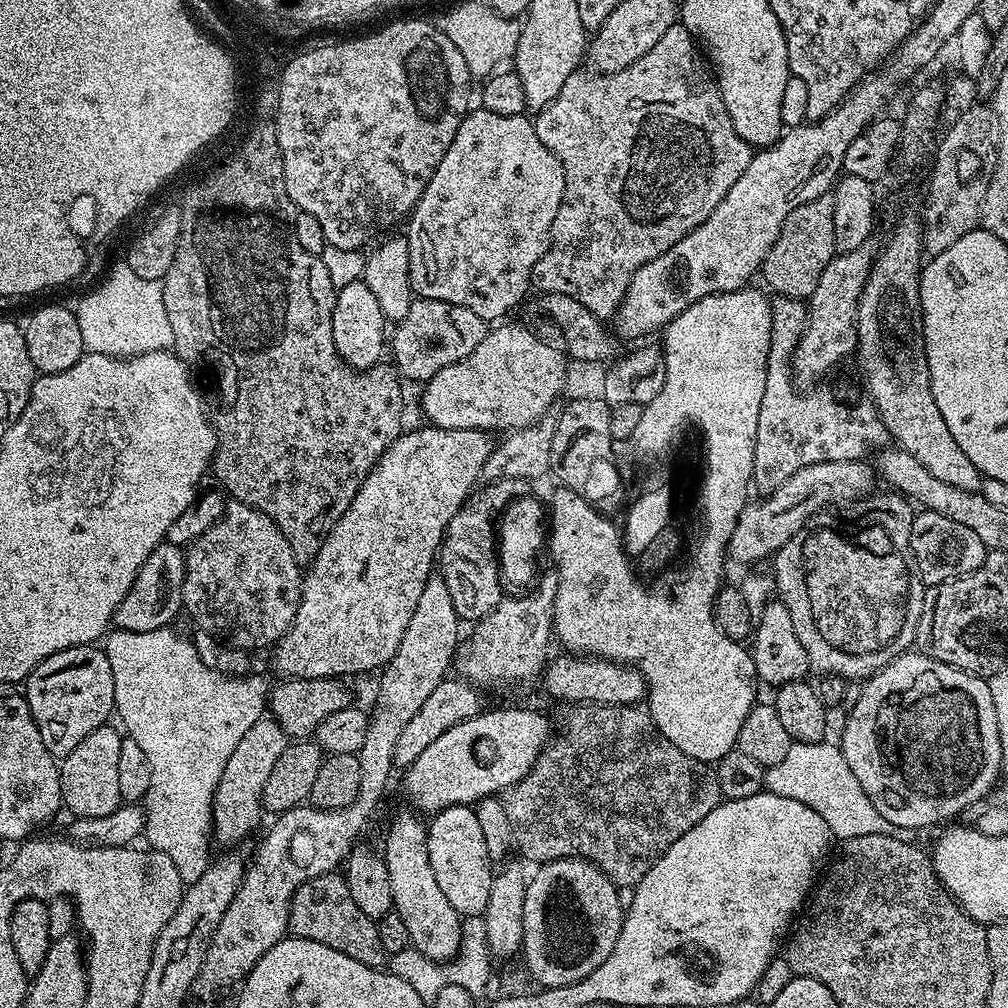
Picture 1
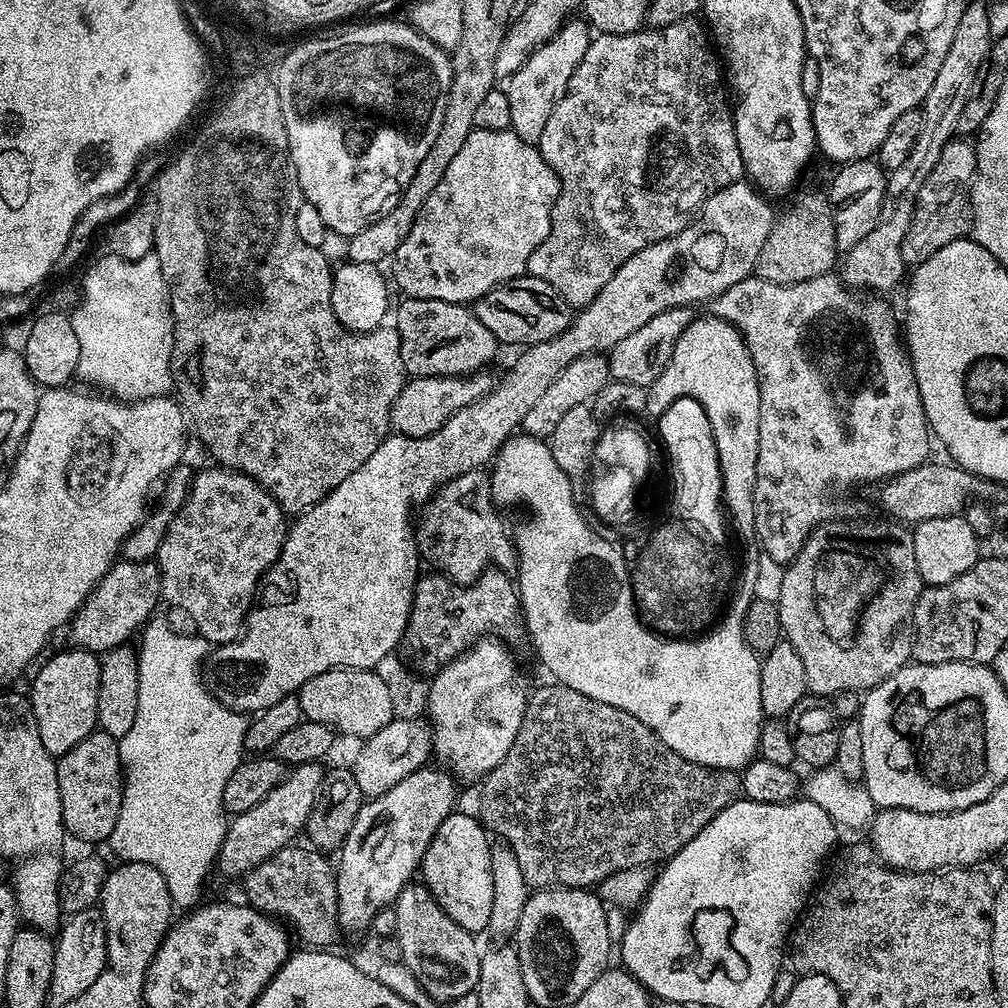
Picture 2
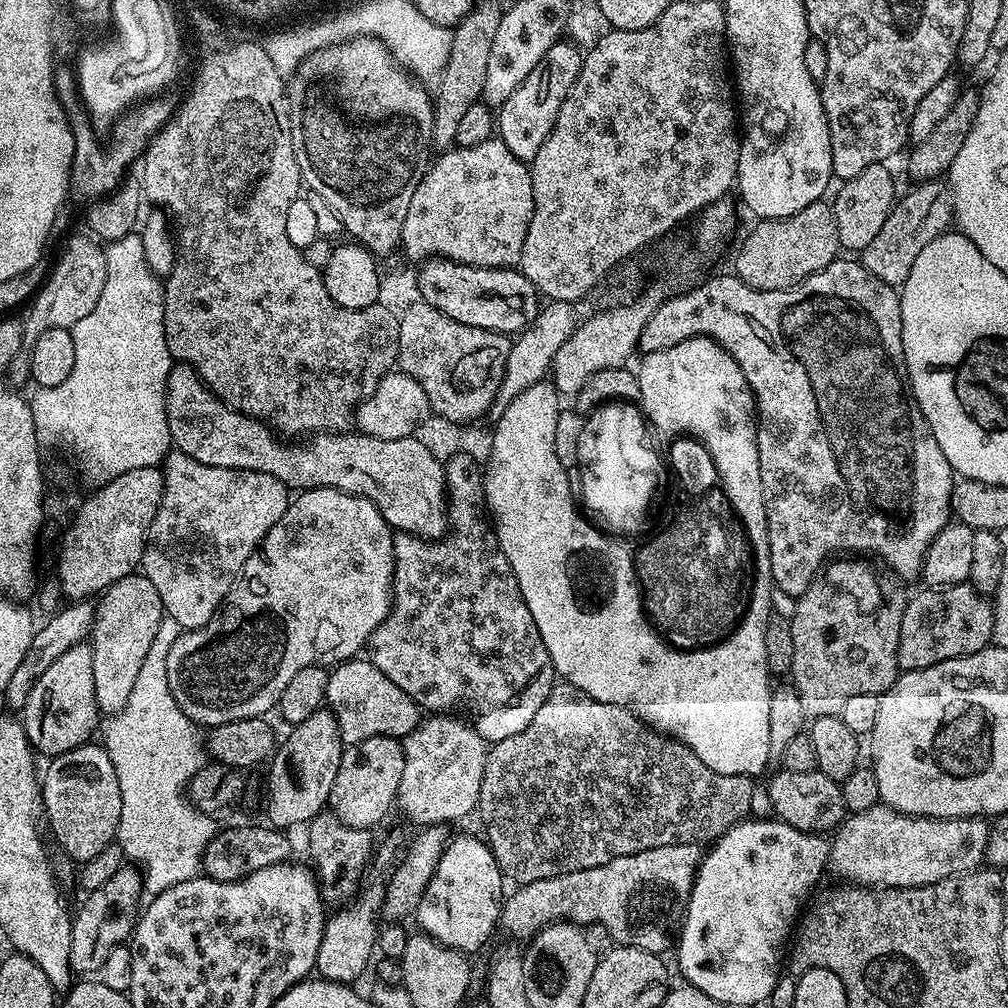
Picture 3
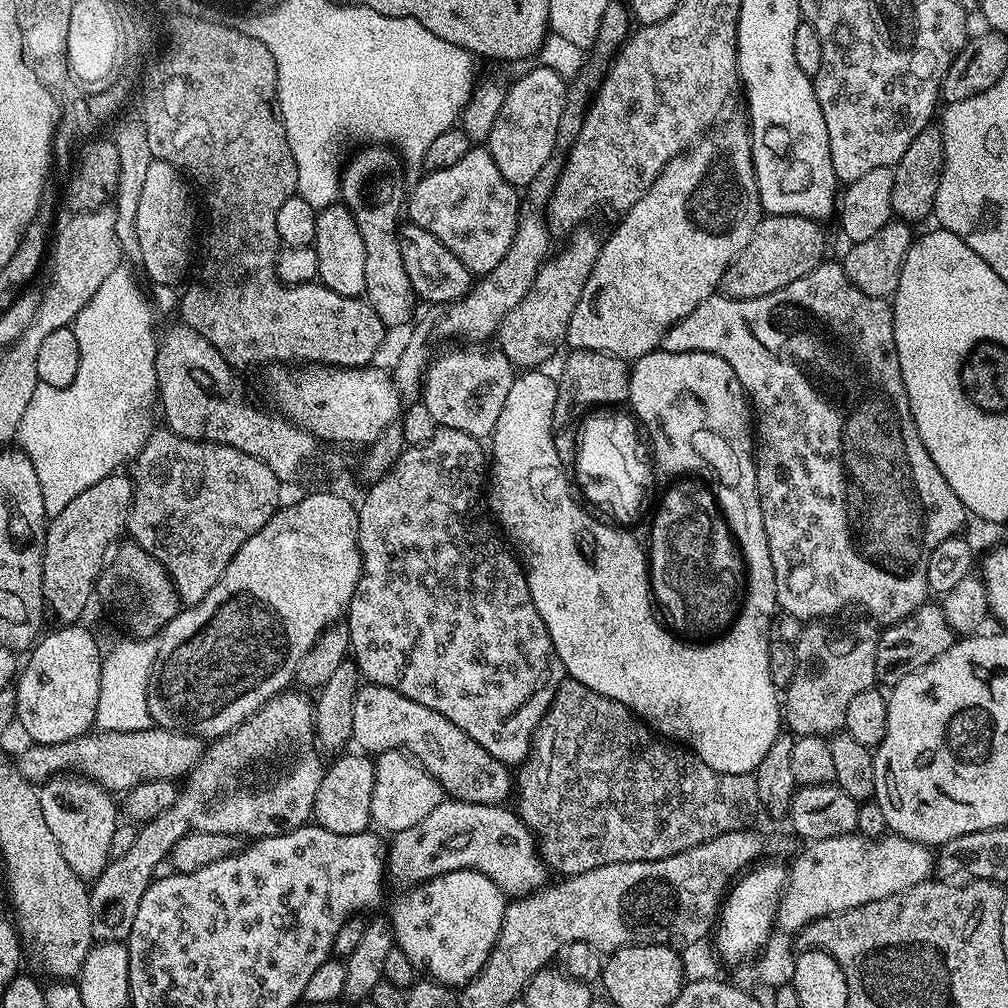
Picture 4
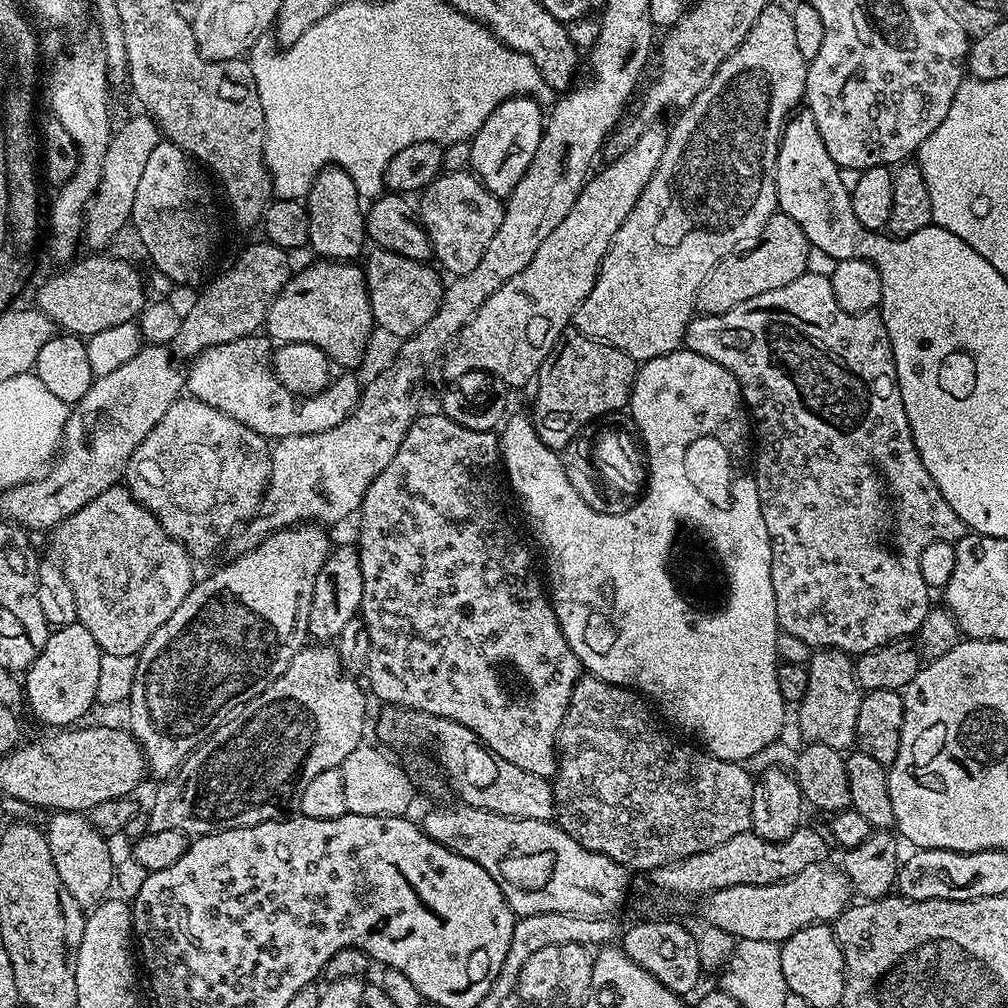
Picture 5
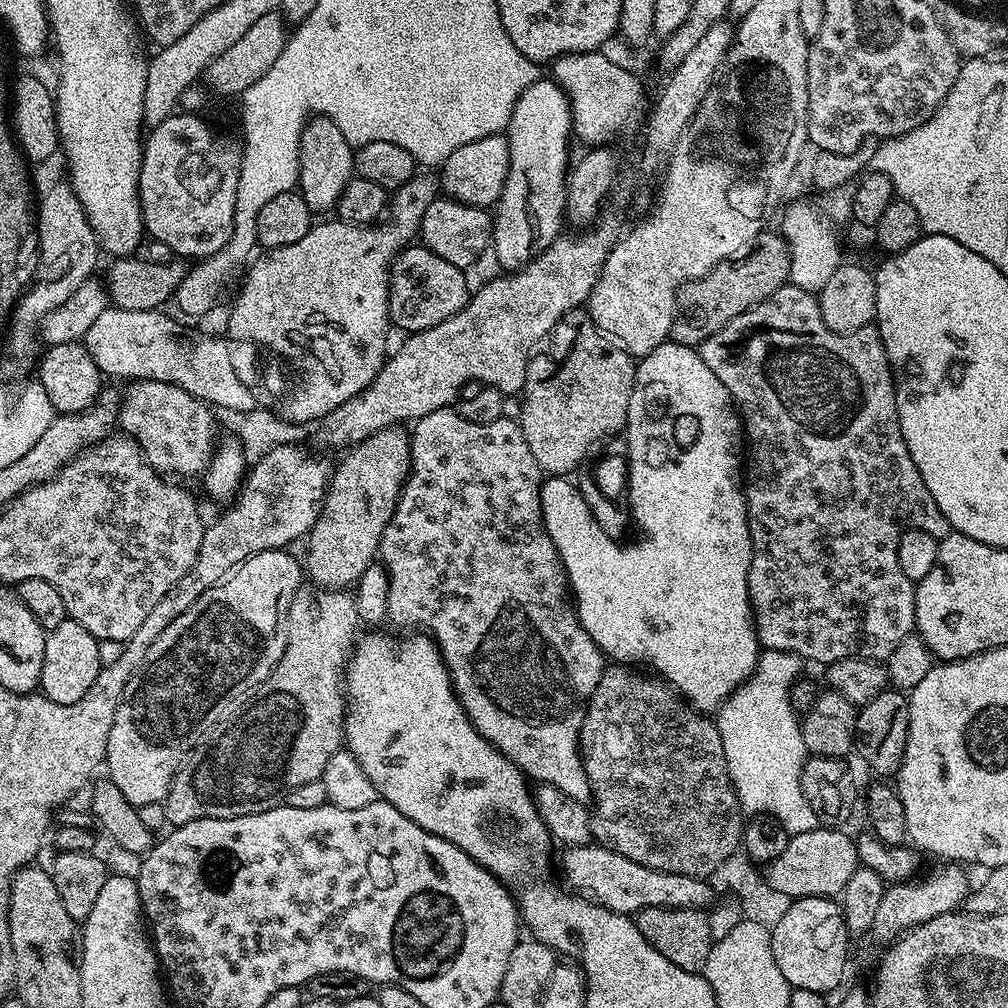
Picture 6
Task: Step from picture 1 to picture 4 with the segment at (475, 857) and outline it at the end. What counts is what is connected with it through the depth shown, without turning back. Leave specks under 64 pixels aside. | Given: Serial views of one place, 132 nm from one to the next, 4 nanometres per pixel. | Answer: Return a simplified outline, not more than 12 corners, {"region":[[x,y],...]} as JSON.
{"region":[[463,868],[409,887],[395,947],[463,986],[486,966],[506,897]]}

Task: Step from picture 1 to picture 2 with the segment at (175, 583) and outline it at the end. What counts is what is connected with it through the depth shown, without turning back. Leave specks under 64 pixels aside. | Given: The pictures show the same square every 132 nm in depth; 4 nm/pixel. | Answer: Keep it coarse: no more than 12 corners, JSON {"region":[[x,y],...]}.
{"region":[[121,559],[72,617],[71,643],[107,654],[162,604],[160,568]]}

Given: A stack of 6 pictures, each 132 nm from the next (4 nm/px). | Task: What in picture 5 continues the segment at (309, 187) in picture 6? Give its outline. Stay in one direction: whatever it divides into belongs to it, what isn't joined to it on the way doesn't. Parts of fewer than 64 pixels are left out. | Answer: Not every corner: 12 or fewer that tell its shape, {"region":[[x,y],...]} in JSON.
{"region":[[346,169],[310,186],[308,244],[352,262],[365,251],[366,212]]}

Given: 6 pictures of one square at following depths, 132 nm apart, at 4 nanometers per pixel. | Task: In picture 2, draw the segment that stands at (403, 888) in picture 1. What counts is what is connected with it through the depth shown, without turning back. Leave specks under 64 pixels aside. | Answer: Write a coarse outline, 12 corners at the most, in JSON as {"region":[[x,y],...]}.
{"region":[[423,883],[394,907],[402,963],[426,994],[475,992],[477,937]]}

